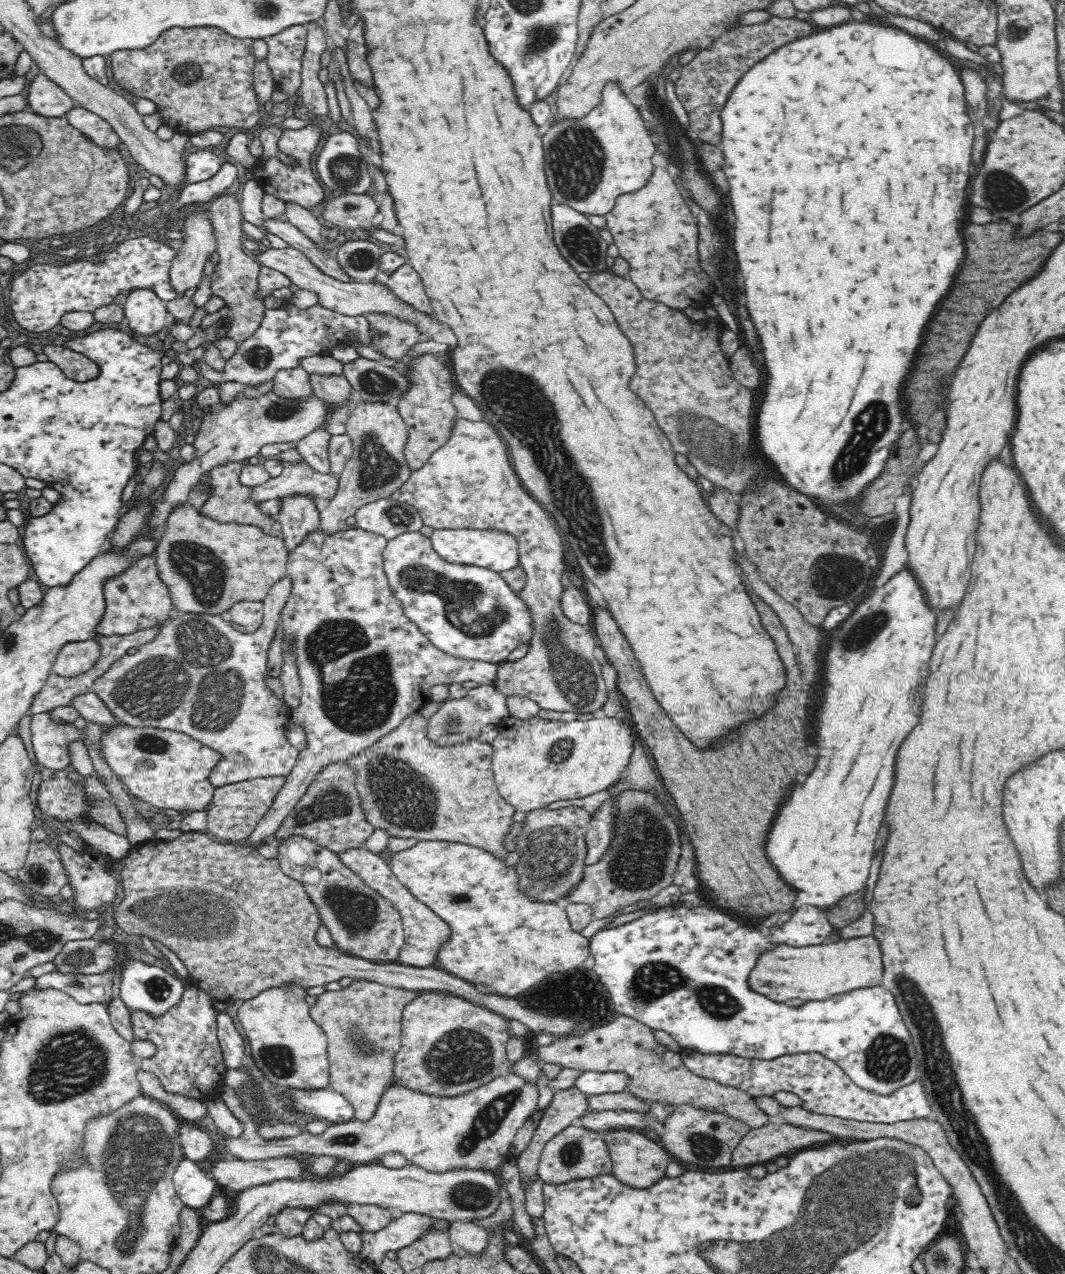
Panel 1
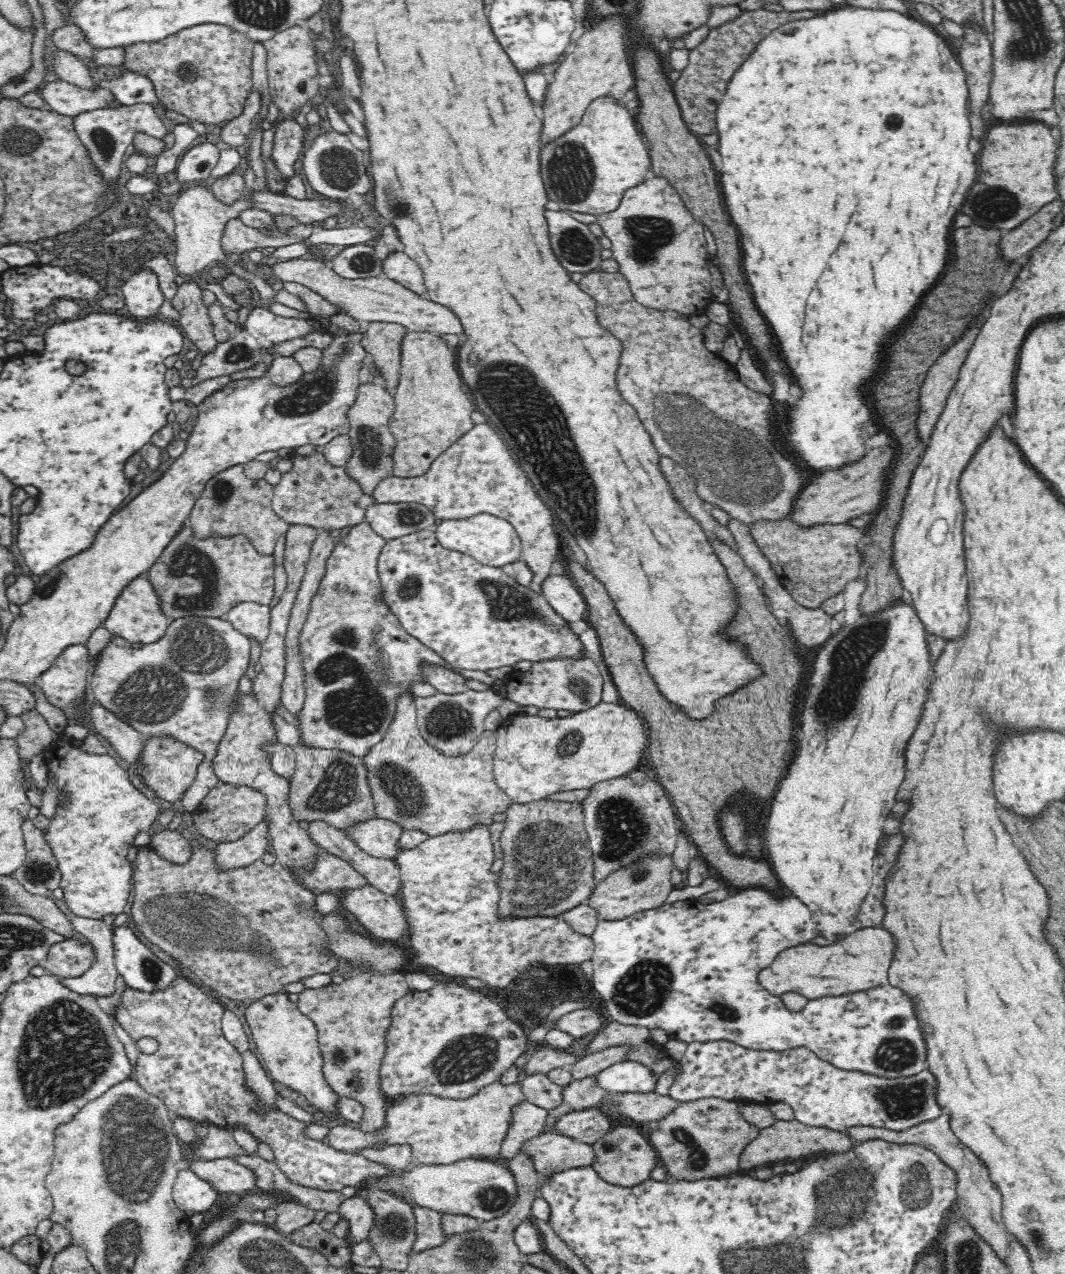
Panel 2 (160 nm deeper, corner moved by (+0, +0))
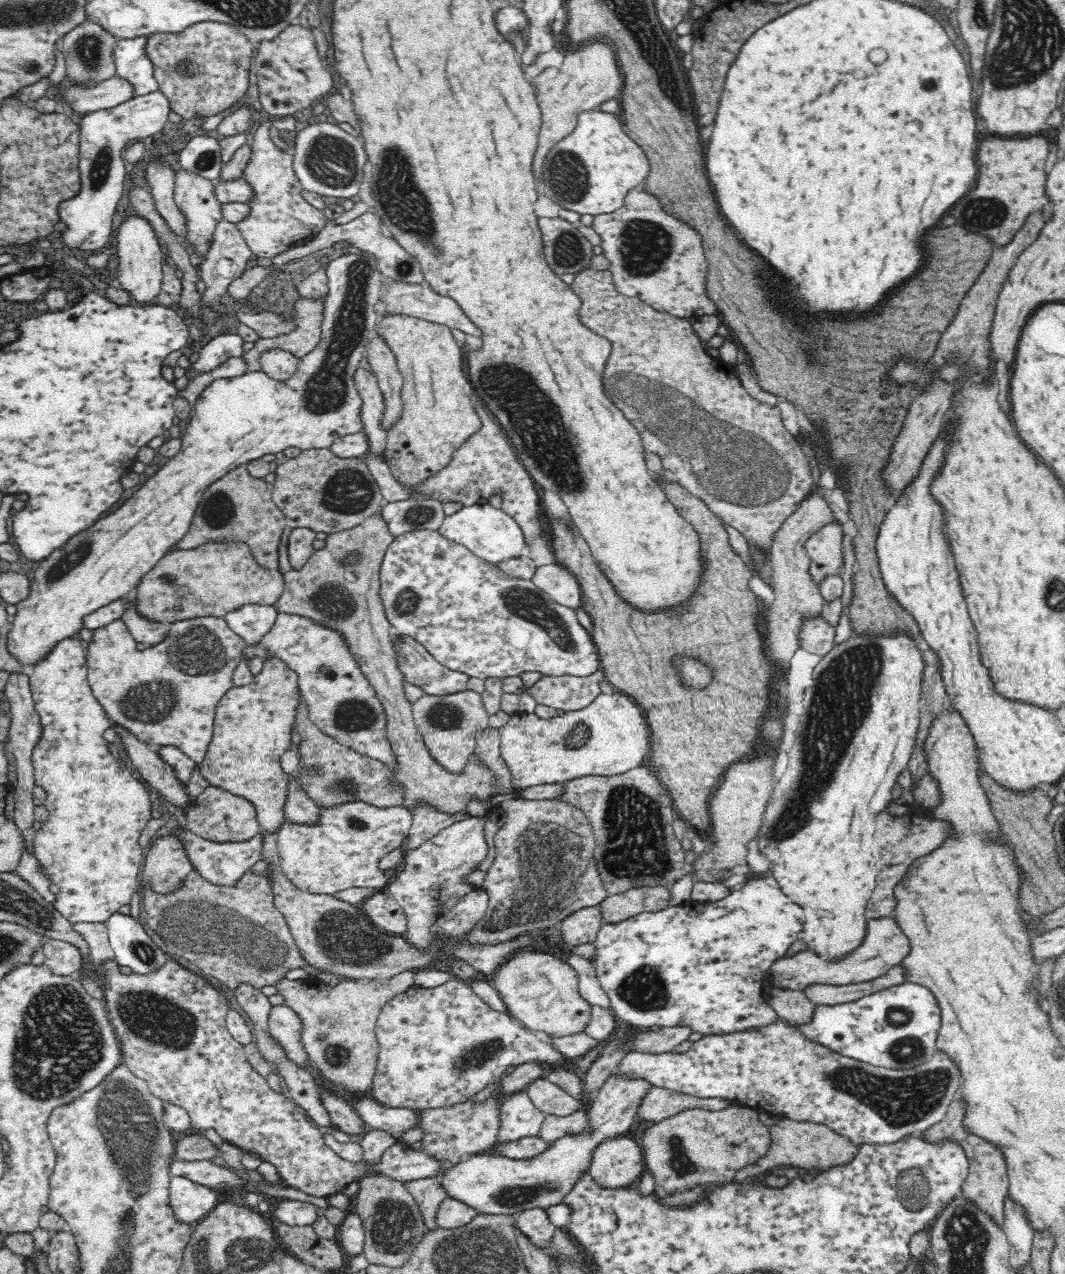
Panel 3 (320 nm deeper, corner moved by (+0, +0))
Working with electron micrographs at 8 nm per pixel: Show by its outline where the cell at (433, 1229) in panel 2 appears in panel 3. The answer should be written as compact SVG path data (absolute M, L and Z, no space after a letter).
M418 1178L405 1183L408 1192L415 1198L420 1207L424 1222L429 1230L438 1229L436 1210L447 1196L447 1190L438 1178Z

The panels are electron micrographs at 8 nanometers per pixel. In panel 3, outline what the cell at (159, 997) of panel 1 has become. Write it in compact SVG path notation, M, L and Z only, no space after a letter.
M115 911L105 925L117 963L120 966L130 966L133 973L152 972L169 958L132 915Z

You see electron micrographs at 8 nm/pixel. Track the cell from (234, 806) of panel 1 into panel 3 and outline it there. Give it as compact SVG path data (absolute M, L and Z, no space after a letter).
M209 786L190 802L184 822L190 832L212 842L244 842L262 832L256 810L250 801L214 786Z

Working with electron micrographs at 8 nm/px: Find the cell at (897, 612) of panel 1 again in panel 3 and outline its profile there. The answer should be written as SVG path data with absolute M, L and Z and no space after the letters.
M898 633L891 637L872 637L872 635L852 634L847 642L836 645L826 656L820 659L820 662L813 670L813 682L810 688L803 694L803 713L800 714L796 732L794 732L794 742L790 751L787 752L788 761L784 775L780 776L776 782L776 788L773 788L771 796L764 812L764 824L762 828L768 830L759 830L757 834L757 845L760 853L768 856L773 882L778 882L777 887L794 902L804 906L802 910L806 914L806 926L802 928L798 941L806 945L806 950L812 951L822 957L825 961L836 962L847 957L852 951L855 951L866 936L866 909L874 889L878 882L878 844L876 844L876 814L880 814L892 802L892 788L898 781L898 776L902 770L908 767L908 762L916 745L916 734L919 727L920 708L922 705L922 674L924 670L924 661L922 660L921 650L916 643L906 637L904 633Z

